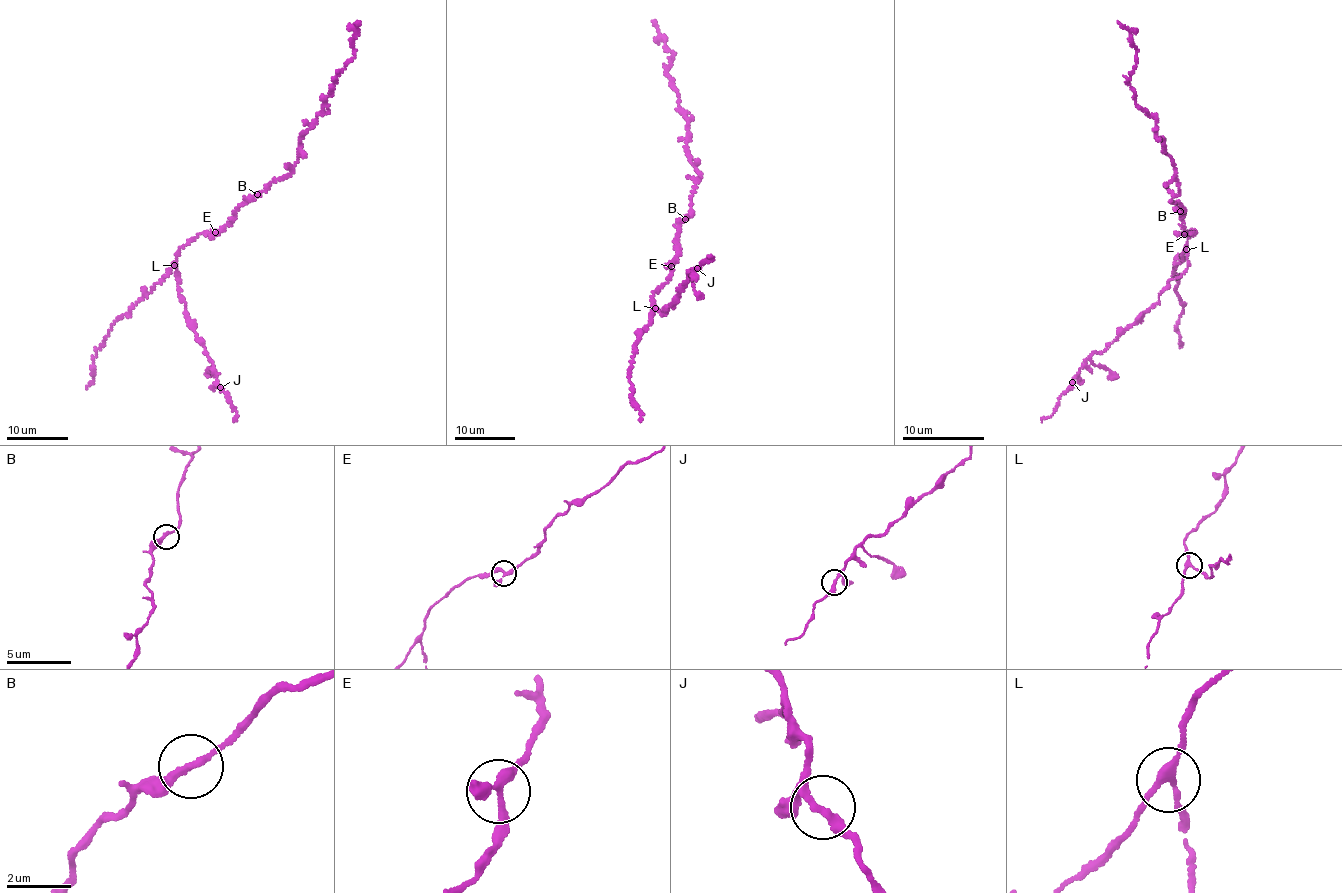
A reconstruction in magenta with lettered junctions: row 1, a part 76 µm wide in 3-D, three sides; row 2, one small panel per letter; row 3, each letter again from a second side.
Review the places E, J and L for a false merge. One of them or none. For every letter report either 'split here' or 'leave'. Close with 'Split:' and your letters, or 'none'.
E: leave
J: leave
L: leave
Split: none

